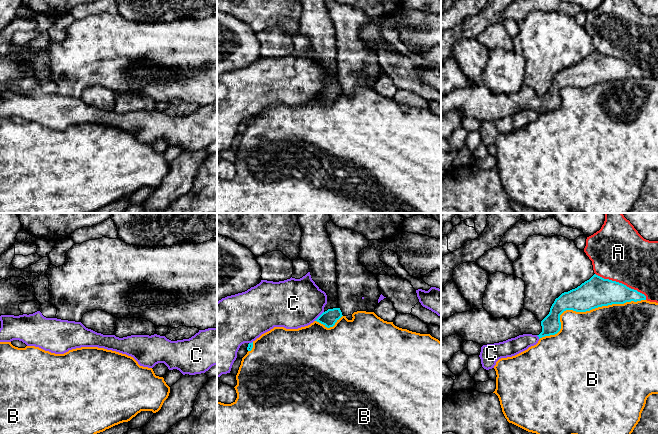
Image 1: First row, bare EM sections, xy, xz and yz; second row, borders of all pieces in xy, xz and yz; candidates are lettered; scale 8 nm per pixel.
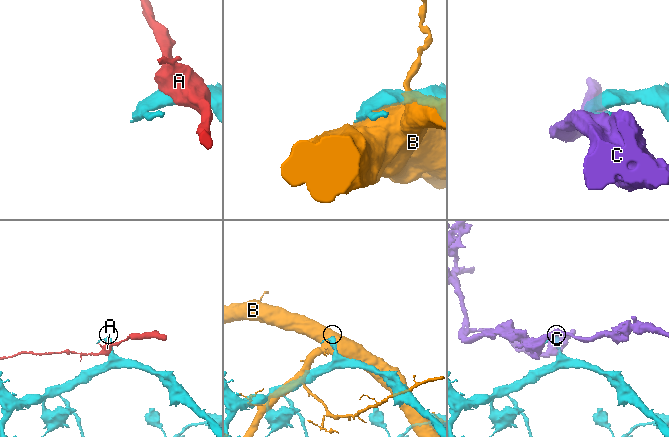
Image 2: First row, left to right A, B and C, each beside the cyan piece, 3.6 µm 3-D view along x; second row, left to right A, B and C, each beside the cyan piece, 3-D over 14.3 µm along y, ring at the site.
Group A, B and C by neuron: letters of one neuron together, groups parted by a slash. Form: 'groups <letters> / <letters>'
groups A / B / C

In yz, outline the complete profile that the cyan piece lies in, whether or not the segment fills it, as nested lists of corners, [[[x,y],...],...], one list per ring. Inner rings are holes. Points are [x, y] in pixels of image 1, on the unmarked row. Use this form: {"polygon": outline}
{"polygon": [[[594,50],[577,64],[556,74],[542,97],[526,85],[511,95],[493,94],[484,84],[472,85],[441,96],[441,114],[458,110],[464,118],[473,117],[481,122],[523,110],[537,111],[540,115],[560,107],[560,91],[566,86],[586,88],[602,82],[641,76],[646,76],[646,72],[637,66]]]}

